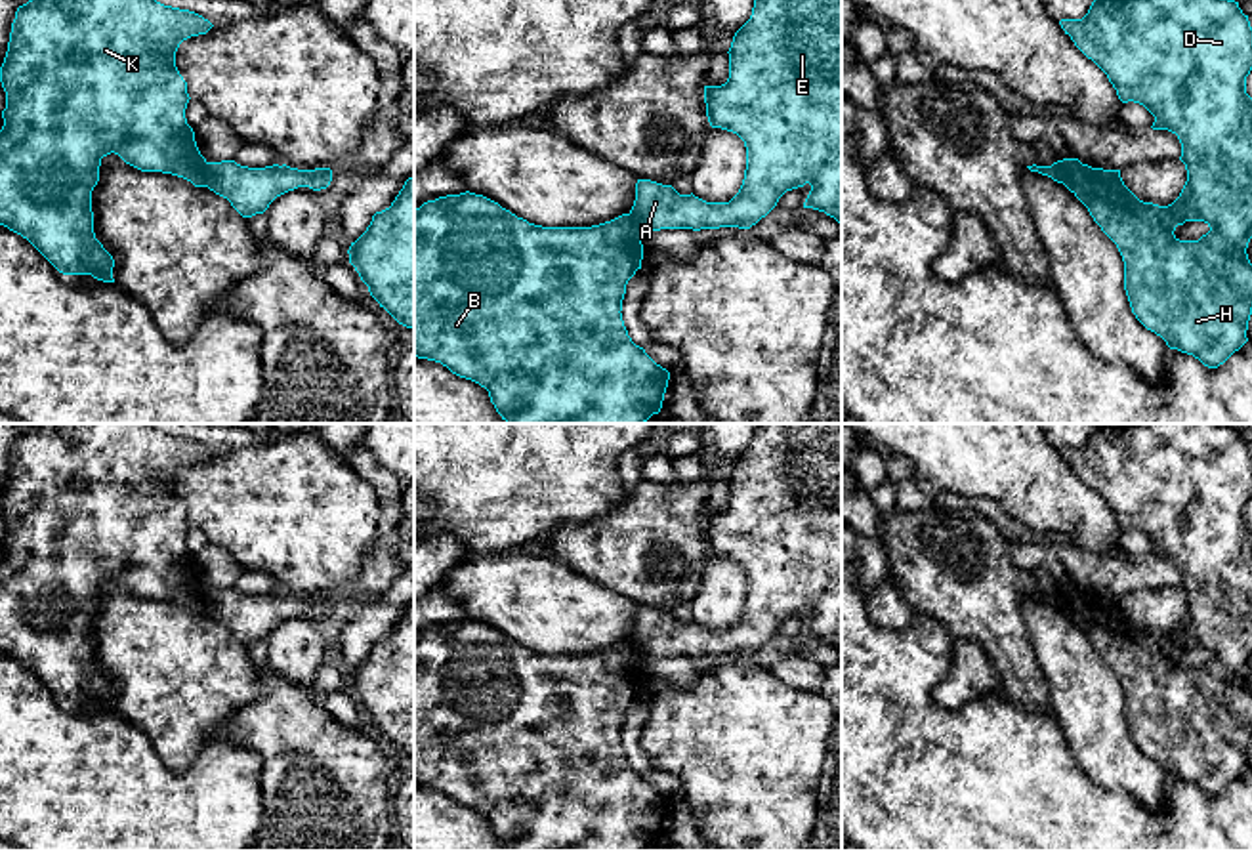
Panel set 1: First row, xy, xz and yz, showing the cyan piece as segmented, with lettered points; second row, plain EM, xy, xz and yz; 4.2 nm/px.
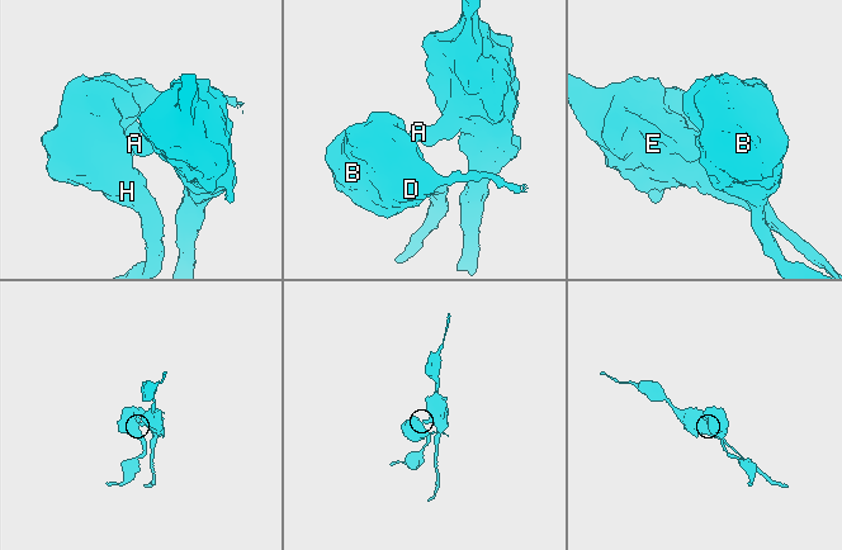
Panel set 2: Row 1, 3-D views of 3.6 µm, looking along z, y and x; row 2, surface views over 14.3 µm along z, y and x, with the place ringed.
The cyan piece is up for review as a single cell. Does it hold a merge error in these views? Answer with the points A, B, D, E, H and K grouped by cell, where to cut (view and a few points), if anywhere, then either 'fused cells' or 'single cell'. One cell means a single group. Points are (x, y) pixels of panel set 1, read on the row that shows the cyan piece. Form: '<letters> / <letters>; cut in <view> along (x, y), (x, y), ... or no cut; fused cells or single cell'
A E / B D H K; cut in xy along (205, 163), (207, 186); fused cells

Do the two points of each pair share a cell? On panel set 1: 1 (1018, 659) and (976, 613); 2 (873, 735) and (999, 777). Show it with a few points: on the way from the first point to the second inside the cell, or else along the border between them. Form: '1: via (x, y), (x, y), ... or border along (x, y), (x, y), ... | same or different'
1: via (1008, 647), (987, 624) | same
2: via (903, 741), (936, 737), (968, 754) | same

